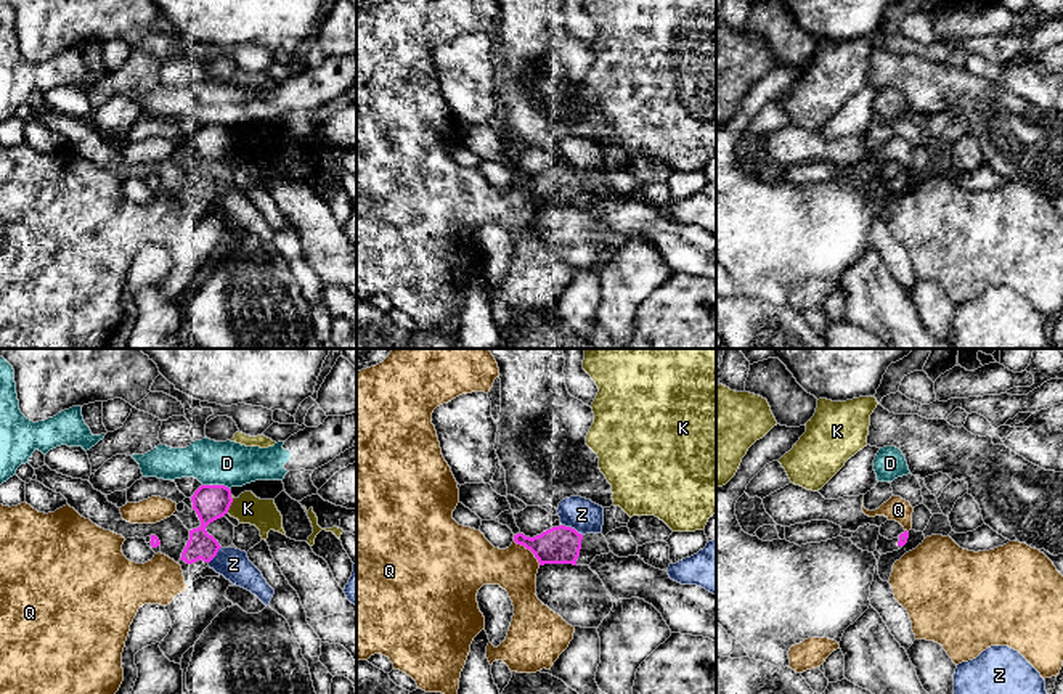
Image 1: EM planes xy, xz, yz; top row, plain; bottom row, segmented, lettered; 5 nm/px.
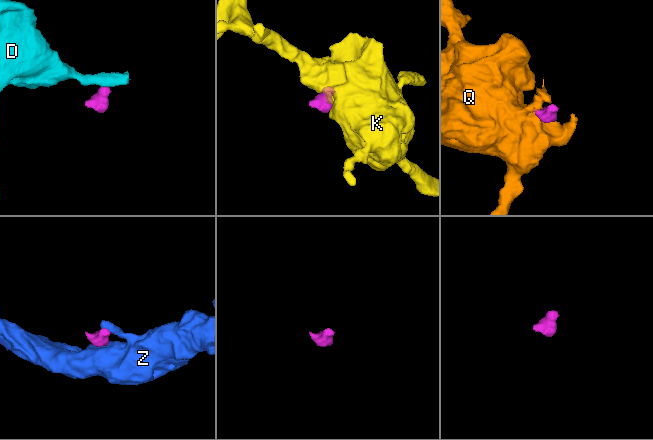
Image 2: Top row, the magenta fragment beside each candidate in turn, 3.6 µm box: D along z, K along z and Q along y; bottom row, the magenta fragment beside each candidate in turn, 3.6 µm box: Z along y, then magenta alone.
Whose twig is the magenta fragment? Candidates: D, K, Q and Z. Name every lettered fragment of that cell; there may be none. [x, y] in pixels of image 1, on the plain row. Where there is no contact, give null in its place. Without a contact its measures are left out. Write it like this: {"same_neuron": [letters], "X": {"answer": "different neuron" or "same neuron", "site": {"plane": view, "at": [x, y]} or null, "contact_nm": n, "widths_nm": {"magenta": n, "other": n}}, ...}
{"same_neuron": [], "D": {"answer": "different neuron", "site": {"plane": "xy", "at": [215, 126]}, "contact_nm": 140, "widths_nm": {"magenta": 180, "other": 220}}, "K": {"answer": "different neuron", "site": {"plane": "xy", "at": [232, 142]}, "contact_nm": 90, "widths_nm": {"magenta": 180, "other": 150}}, "Q": {"answer": "different neuron", "site": {"plane": "xz", "at": [529, 188]}, "contact_nm": 180, "widths_nm": {"magenta": 190, "other": 220}}, "Z": {"answer": "different neuron", "site": {"plane": "xz", "at": [572, 169]}, "contact_nm": 120, "widths_nm": {"magenta": 190, "other": 160}}}

